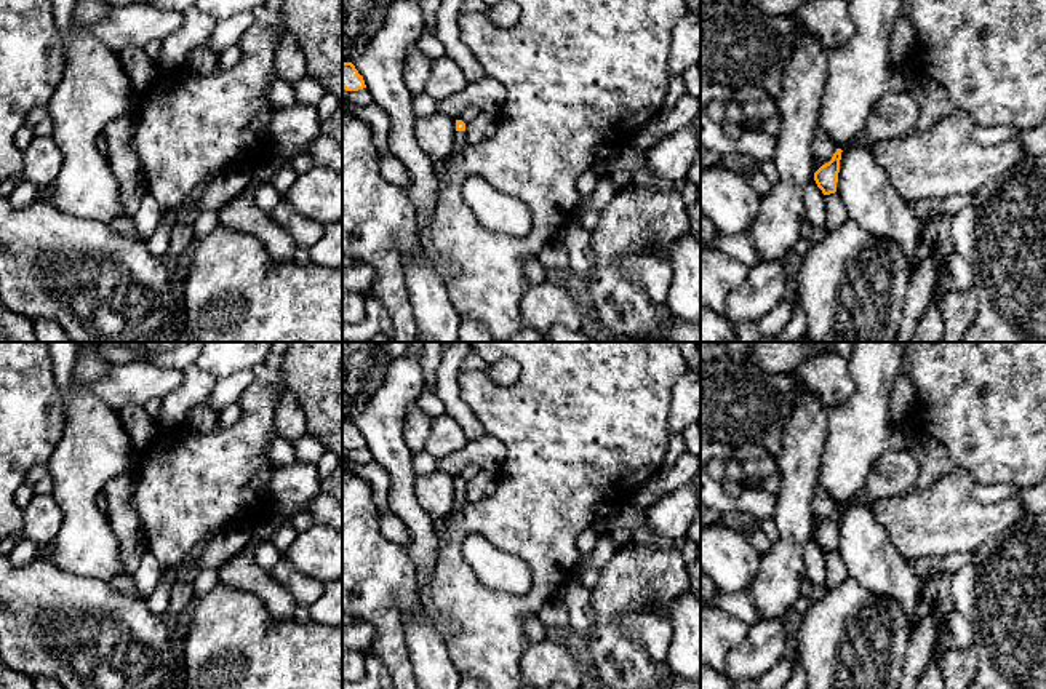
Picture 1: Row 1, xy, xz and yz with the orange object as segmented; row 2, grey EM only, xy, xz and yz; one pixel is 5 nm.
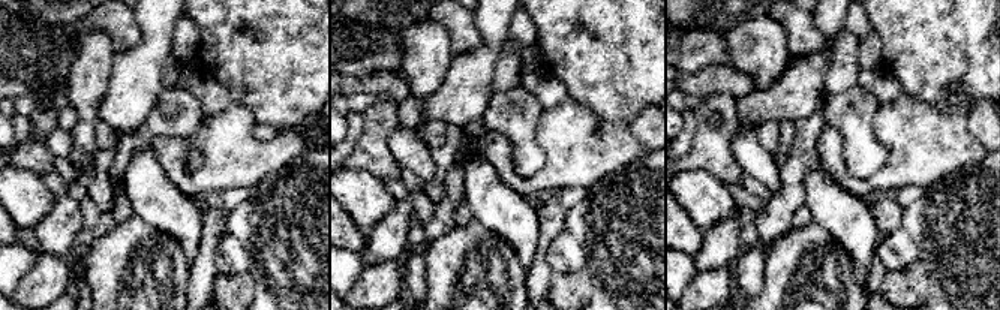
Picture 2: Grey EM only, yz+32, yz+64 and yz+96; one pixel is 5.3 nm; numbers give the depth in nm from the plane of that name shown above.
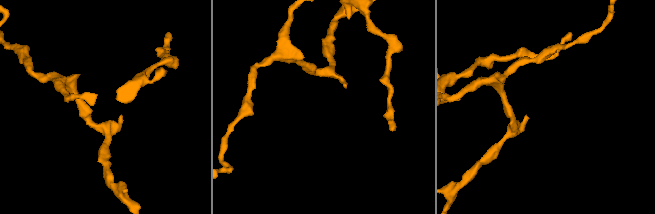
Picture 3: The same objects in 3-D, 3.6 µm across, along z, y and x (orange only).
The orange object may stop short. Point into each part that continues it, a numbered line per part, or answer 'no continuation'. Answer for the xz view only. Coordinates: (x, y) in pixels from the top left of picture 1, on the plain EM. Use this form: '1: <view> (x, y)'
1: xz (461, 501)

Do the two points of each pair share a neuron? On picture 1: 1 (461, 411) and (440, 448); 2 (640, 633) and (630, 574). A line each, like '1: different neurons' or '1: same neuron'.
1: different neurons
2: different neurons

